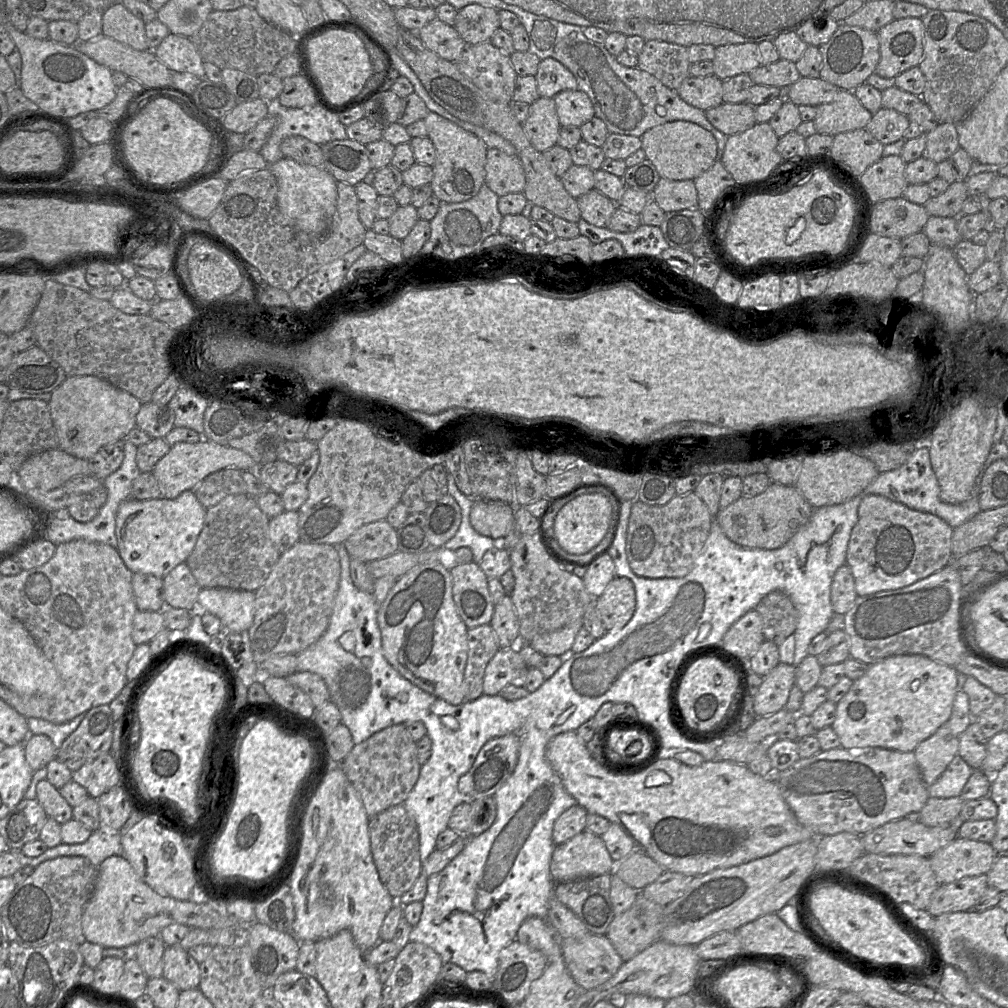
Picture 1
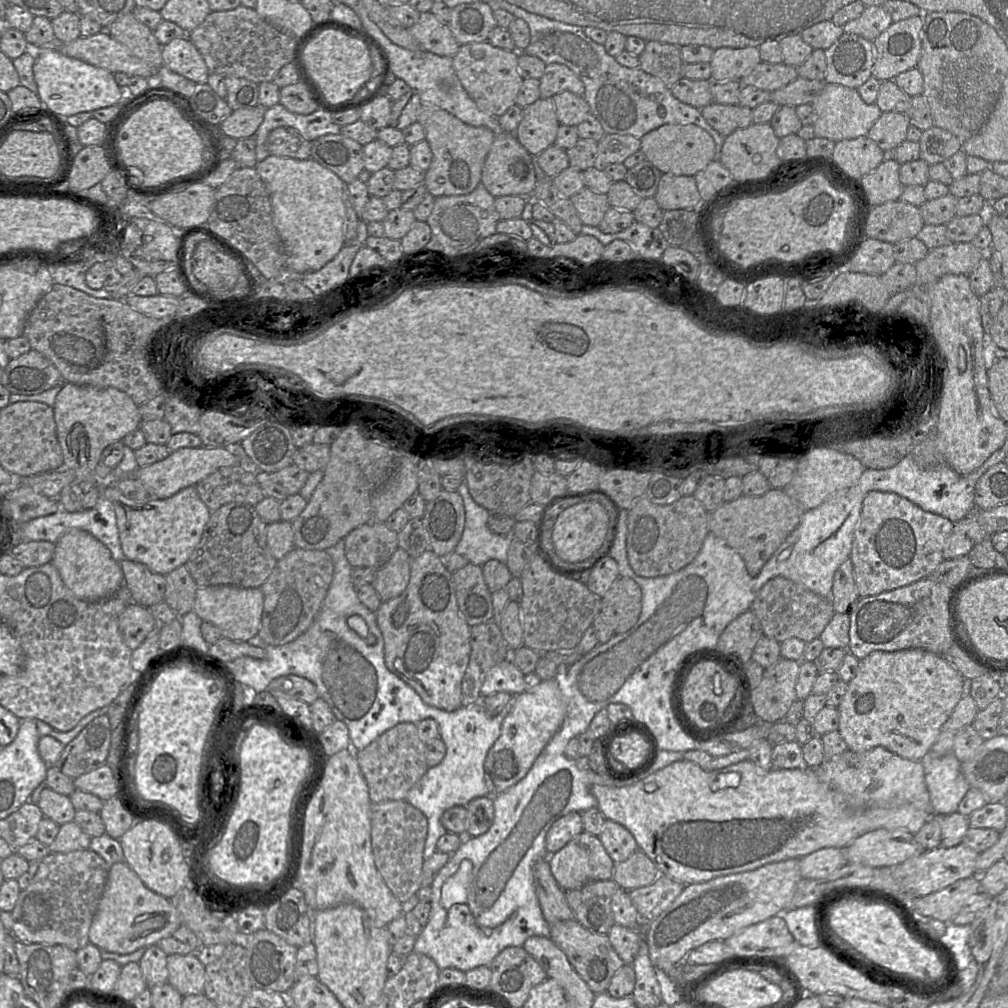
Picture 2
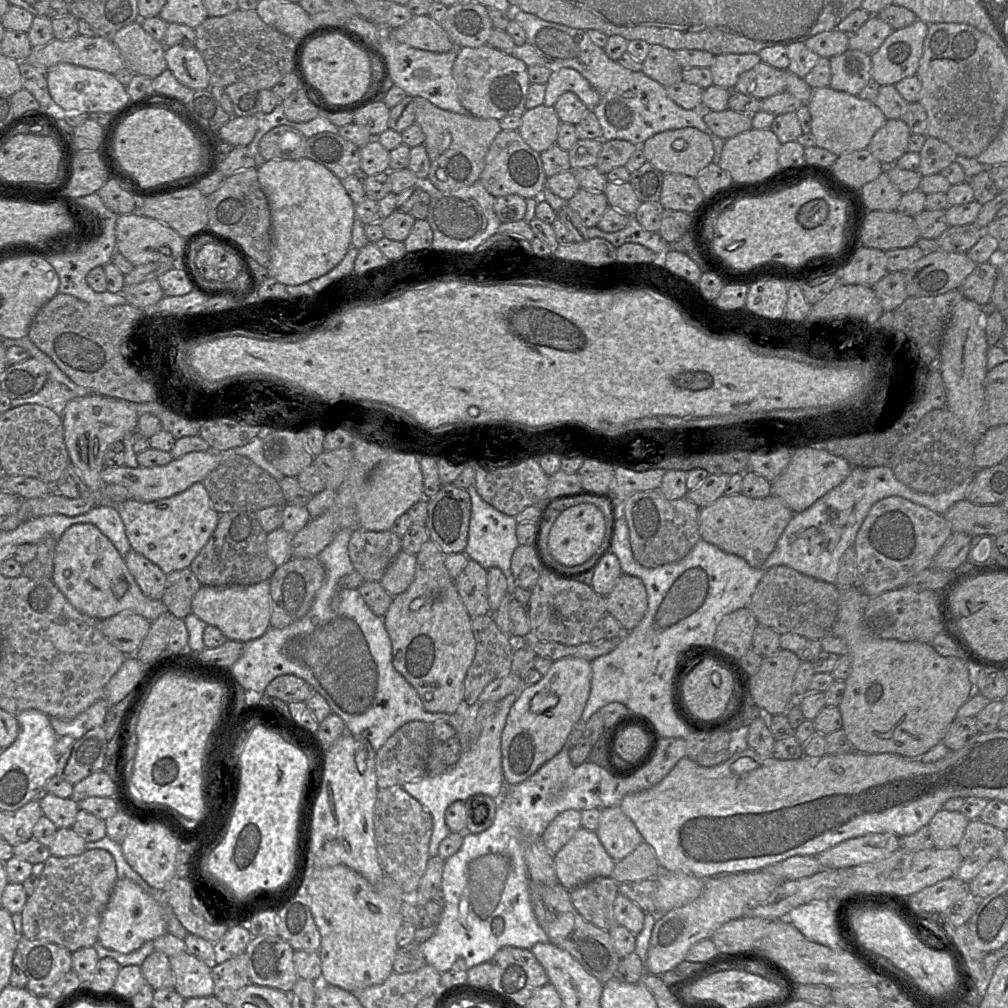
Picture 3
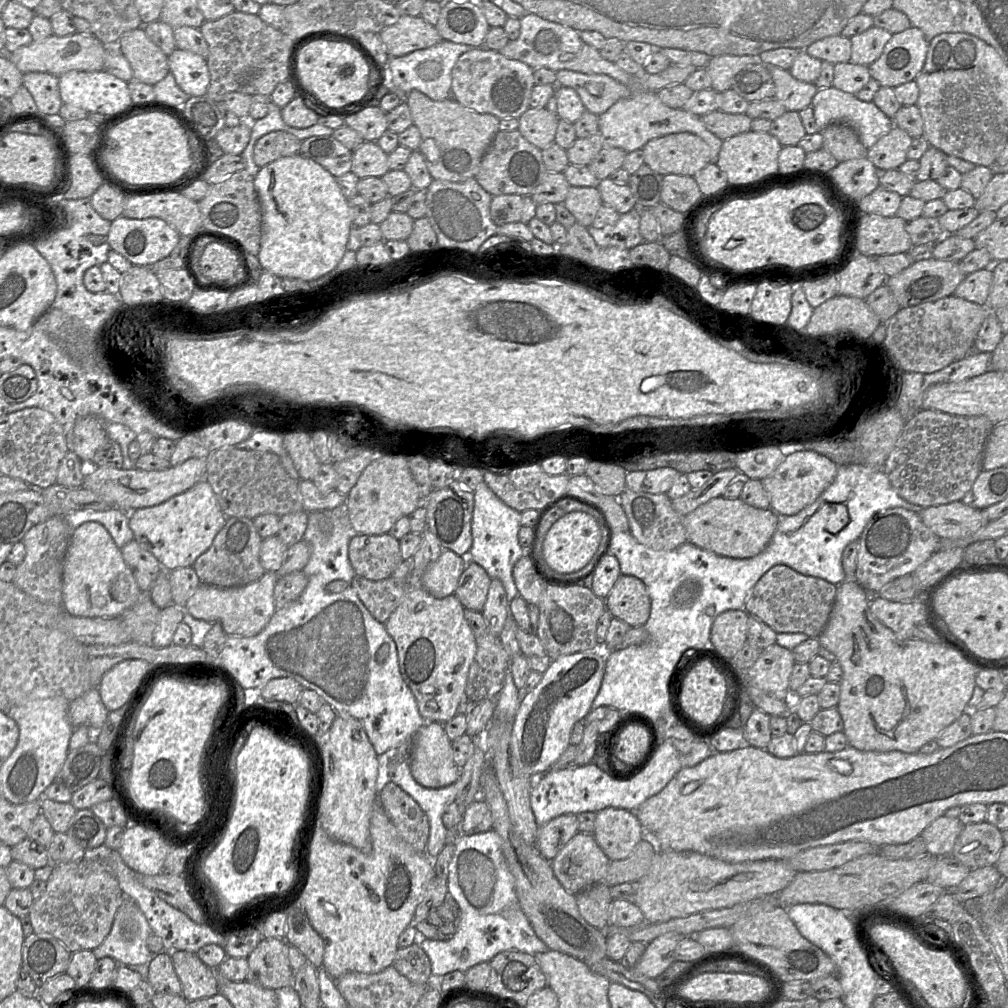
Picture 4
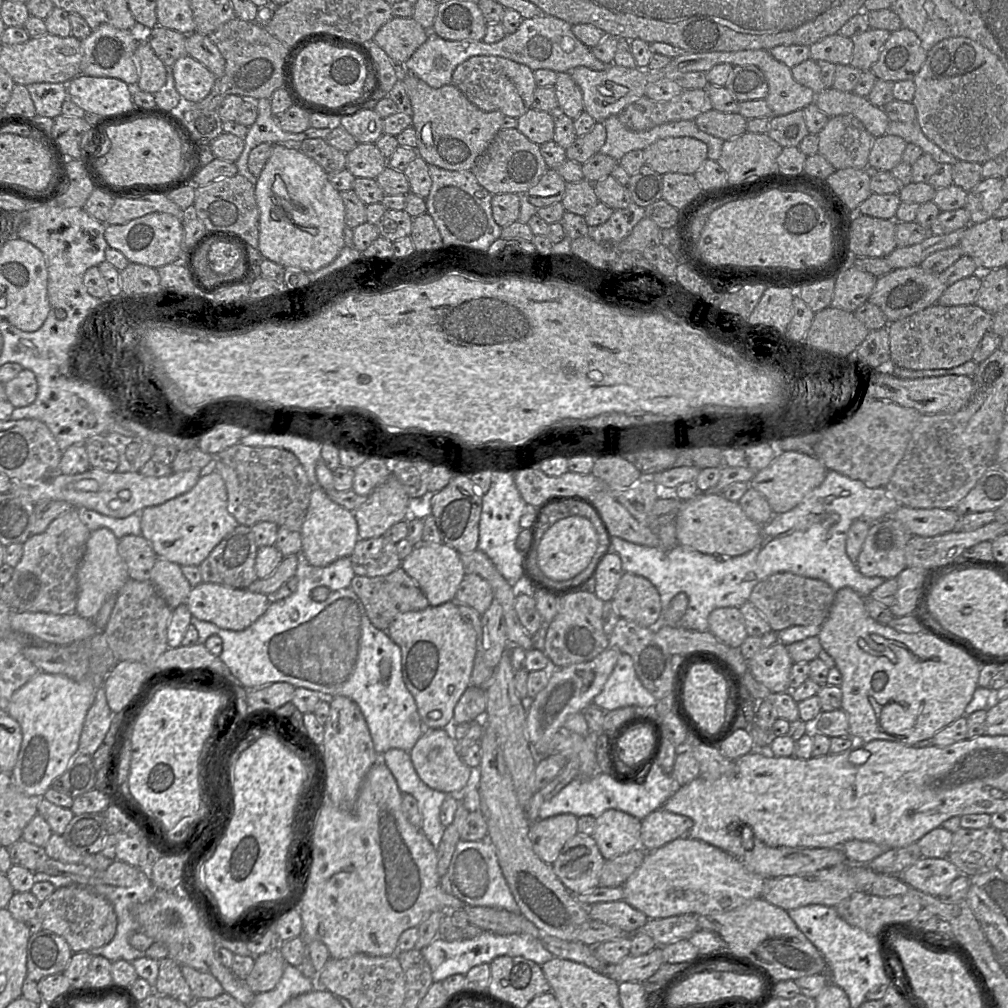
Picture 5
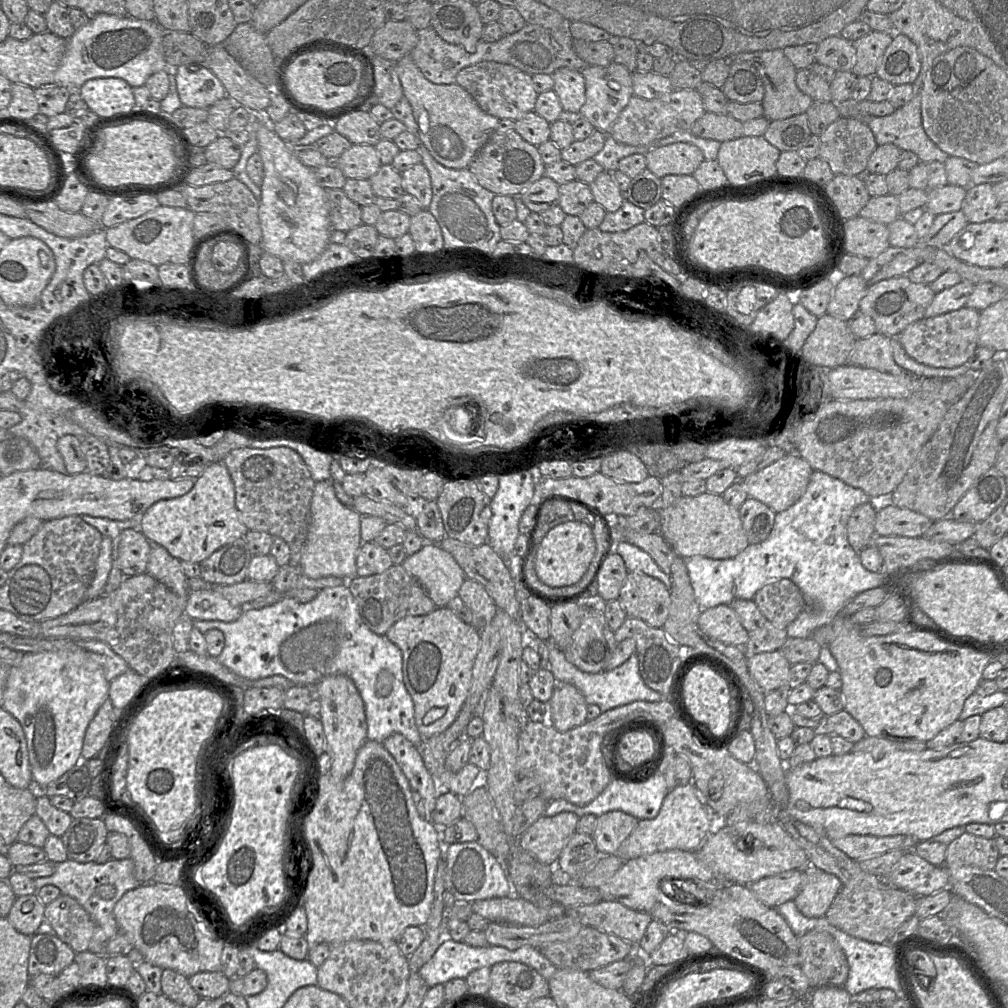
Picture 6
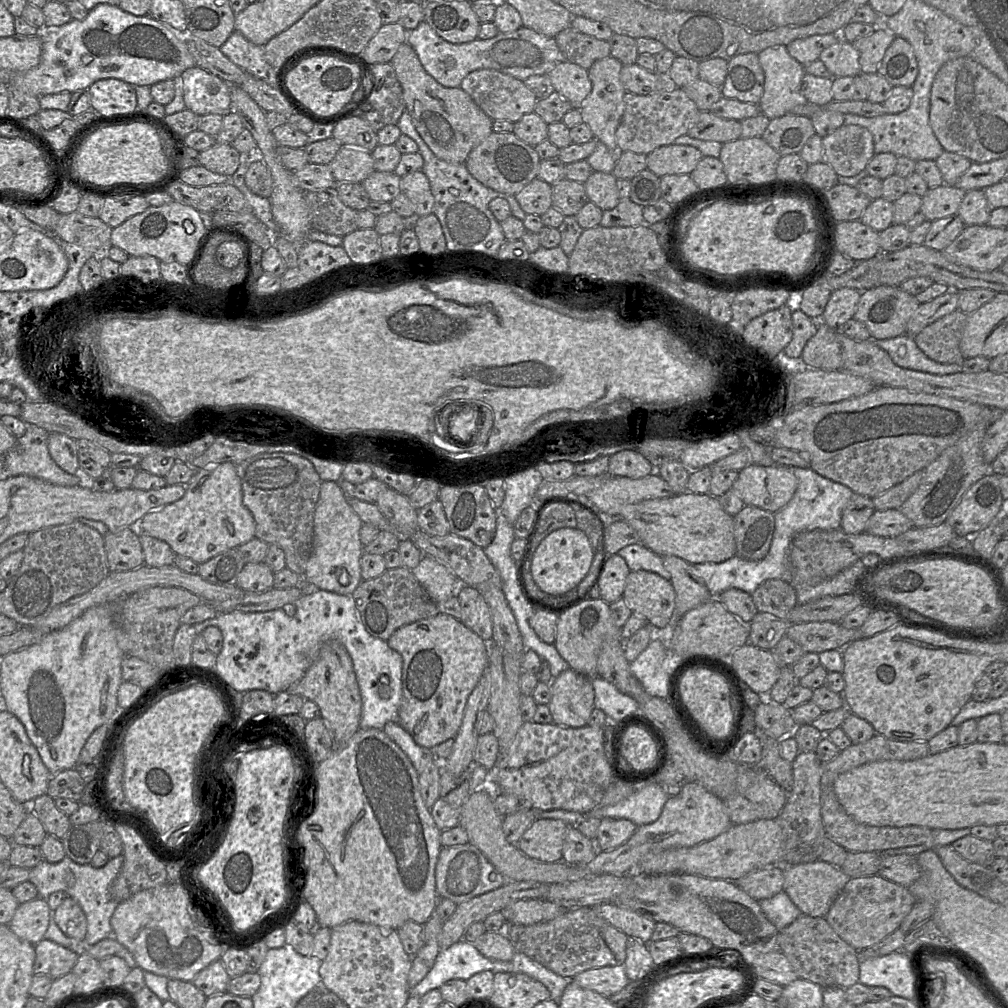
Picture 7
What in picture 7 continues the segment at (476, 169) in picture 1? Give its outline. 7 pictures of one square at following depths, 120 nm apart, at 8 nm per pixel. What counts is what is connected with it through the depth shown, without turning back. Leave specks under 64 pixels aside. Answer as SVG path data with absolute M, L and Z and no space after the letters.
M408 43L398 48L390 64L403 90L405 109L430 150L449 163L465 163L472 149L492 133L493 120L461 87L444 87L429 75Z

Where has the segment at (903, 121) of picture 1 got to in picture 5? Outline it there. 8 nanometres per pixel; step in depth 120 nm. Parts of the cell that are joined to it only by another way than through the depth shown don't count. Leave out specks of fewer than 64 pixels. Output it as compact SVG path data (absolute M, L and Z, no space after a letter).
M884 134L875 137L869 153L873 171L890 171L902 161L907 142L899 136Z

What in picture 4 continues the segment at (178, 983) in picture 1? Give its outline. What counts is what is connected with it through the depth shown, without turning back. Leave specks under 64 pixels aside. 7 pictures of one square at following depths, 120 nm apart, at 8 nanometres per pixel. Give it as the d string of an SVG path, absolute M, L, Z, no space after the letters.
M176 950L170 954L181 983L182 996L187 1001L209 998L219 993L215 970L205 965L195 953Z

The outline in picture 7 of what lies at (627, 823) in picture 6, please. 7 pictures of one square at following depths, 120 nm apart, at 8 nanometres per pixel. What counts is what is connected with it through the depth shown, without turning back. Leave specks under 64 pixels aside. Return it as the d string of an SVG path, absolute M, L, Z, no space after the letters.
M601 819L594 842L599 851L610 851L626 843L638 826L628 819Z

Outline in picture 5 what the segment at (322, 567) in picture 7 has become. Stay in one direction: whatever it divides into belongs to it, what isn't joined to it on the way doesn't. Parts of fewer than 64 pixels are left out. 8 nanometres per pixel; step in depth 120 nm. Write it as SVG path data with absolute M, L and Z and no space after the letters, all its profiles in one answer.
M319 486L314 487L310 495L309 506L300 533L302 552L307 561L316 567L325 567L340 558L350 557L359 540L354 512L333 502L325 490Z

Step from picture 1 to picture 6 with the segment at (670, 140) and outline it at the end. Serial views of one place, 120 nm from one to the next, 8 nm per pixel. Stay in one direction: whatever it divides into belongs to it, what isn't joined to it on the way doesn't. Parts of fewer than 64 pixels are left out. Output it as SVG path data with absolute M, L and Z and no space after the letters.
M684 142L653 148L645 158L646 168L658 178L666 175L692 175L704 161L703 153L697 146Z

